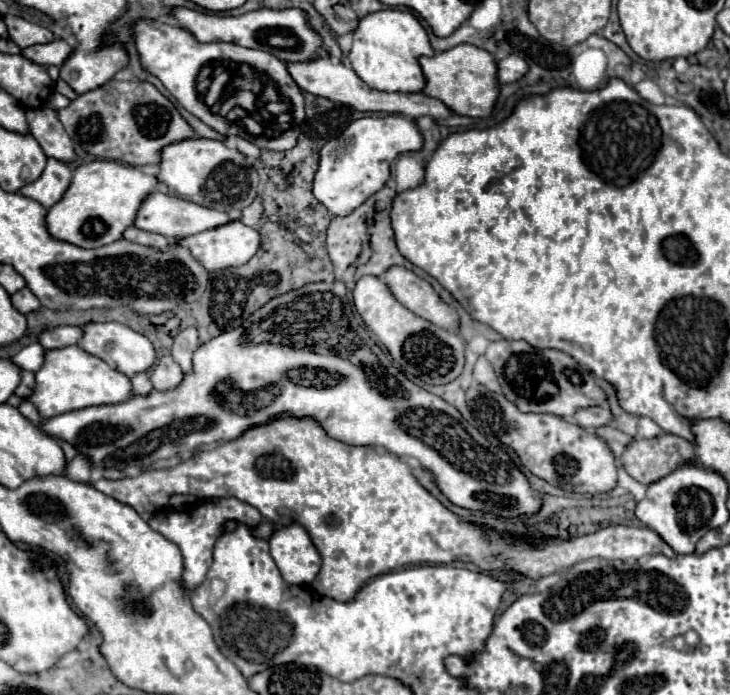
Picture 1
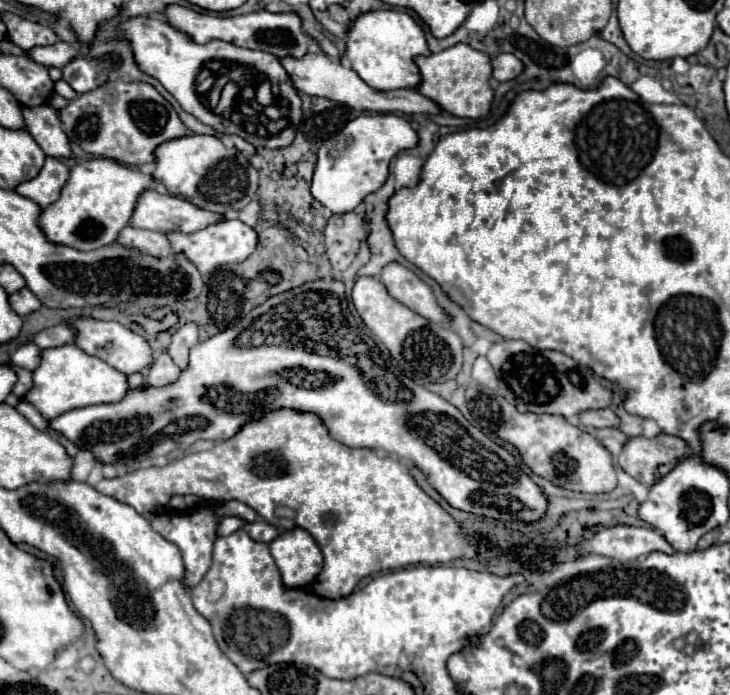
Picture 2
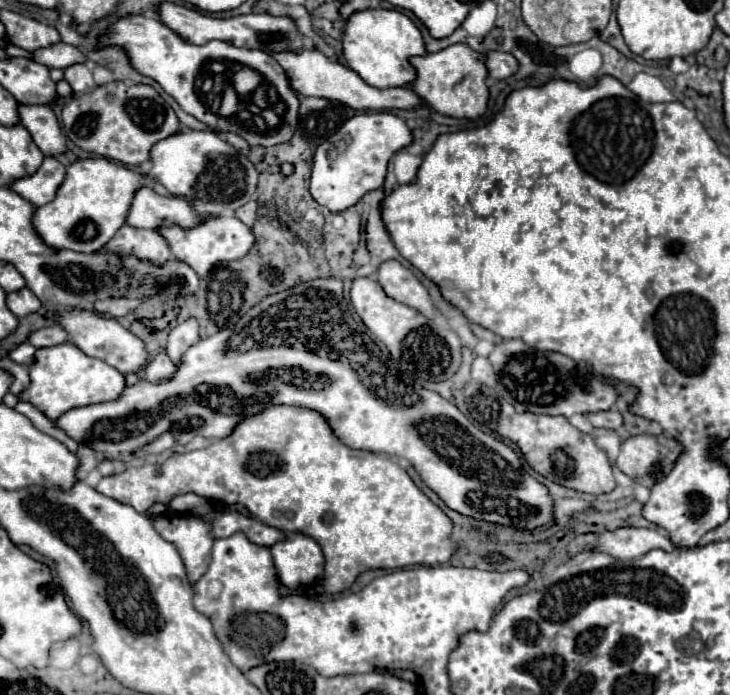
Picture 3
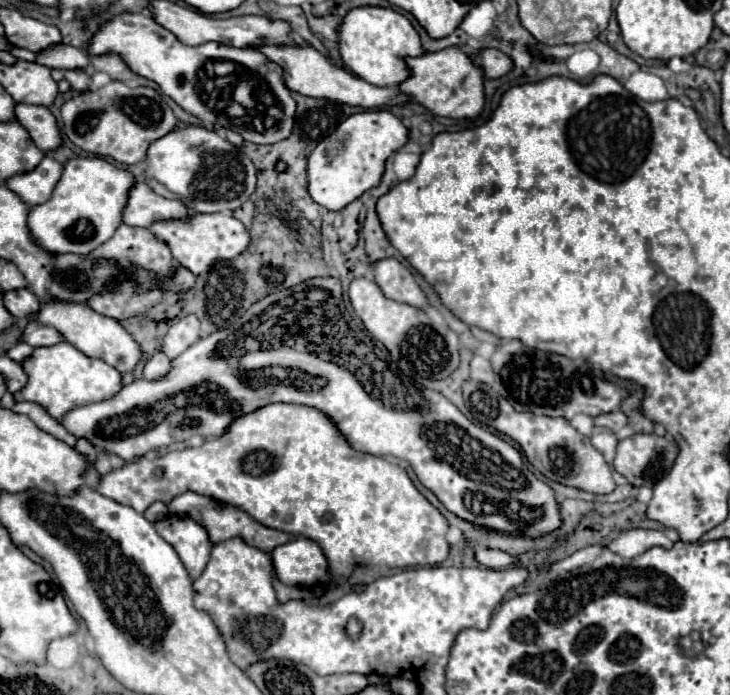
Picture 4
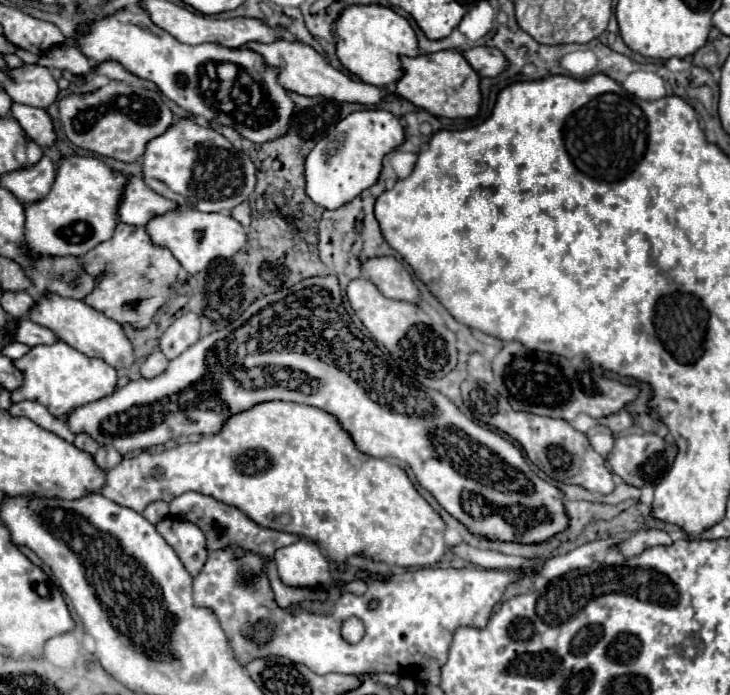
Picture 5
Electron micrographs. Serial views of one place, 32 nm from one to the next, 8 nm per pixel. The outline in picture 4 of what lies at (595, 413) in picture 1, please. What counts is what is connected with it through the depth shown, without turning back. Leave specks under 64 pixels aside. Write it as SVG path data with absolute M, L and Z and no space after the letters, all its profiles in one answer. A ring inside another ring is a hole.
M614 410L614 412L608 412L608 414L602 414L602 416L594 418L594 424L604 426L612 432L620 432L624 426L628 426L628 418L622 410Z

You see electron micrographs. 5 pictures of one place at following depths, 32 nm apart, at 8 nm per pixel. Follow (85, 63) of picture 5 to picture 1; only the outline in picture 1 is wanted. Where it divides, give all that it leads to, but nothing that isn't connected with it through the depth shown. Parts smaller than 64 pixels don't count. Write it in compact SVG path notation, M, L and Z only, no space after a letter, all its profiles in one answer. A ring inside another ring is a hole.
M54 40L50 44L30 46L30 48L22 50L22 56L36 64L42 64L42 66L62 66L66 62L66 58L70 58L72 52L74 52L74 48L66 40Z

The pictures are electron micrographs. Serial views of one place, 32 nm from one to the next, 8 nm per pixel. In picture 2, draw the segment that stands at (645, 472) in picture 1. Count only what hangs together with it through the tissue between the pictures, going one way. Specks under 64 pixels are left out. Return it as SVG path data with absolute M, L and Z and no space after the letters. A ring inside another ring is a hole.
M636 436L624 444L618 462L620 468L640 484L652 486L664 478L684 454L688 454L688 446L676 436Z

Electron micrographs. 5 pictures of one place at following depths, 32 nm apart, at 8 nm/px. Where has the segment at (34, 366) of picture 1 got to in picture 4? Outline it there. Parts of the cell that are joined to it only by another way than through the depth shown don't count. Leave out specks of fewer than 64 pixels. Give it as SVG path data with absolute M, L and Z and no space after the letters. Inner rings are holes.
M18 342L18 344L14 344L6 354L14 360L14 362L22 362L24 358L28 358L30 356L30 352L32 352L34 348L32 346L28 346L28 344L24 344L24 342Z

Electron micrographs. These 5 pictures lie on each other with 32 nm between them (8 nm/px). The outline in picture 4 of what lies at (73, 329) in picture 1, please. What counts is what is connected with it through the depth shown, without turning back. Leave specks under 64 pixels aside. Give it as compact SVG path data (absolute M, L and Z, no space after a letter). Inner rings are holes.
M28 322L22 330L22 342L30 344L30 346L52 346L52 344L58 344L62 342L62 336L50 328L50 326L42 326L42 324L36 324L36 322Z

